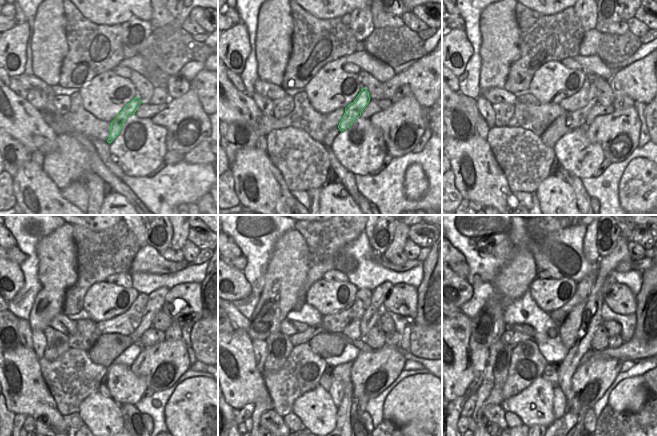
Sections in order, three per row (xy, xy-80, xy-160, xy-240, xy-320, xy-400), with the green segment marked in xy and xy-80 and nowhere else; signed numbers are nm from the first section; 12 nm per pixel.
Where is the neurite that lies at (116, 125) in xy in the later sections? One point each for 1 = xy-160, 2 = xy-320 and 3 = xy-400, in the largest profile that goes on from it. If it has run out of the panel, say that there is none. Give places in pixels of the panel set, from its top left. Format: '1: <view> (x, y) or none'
1: xy-160 (575, 119)
2: xy-320 (380, 293)
3: xy-400 (610, 280)

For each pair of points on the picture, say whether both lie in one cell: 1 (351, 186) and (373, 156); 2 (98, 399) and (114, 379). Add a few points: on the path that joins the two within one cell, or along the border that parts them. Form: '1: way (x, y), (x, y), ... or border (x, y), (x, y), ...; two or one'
1: border (337, 159), (342, 166), (354, 175); two
2: border (111, 397), (119, 405); two

